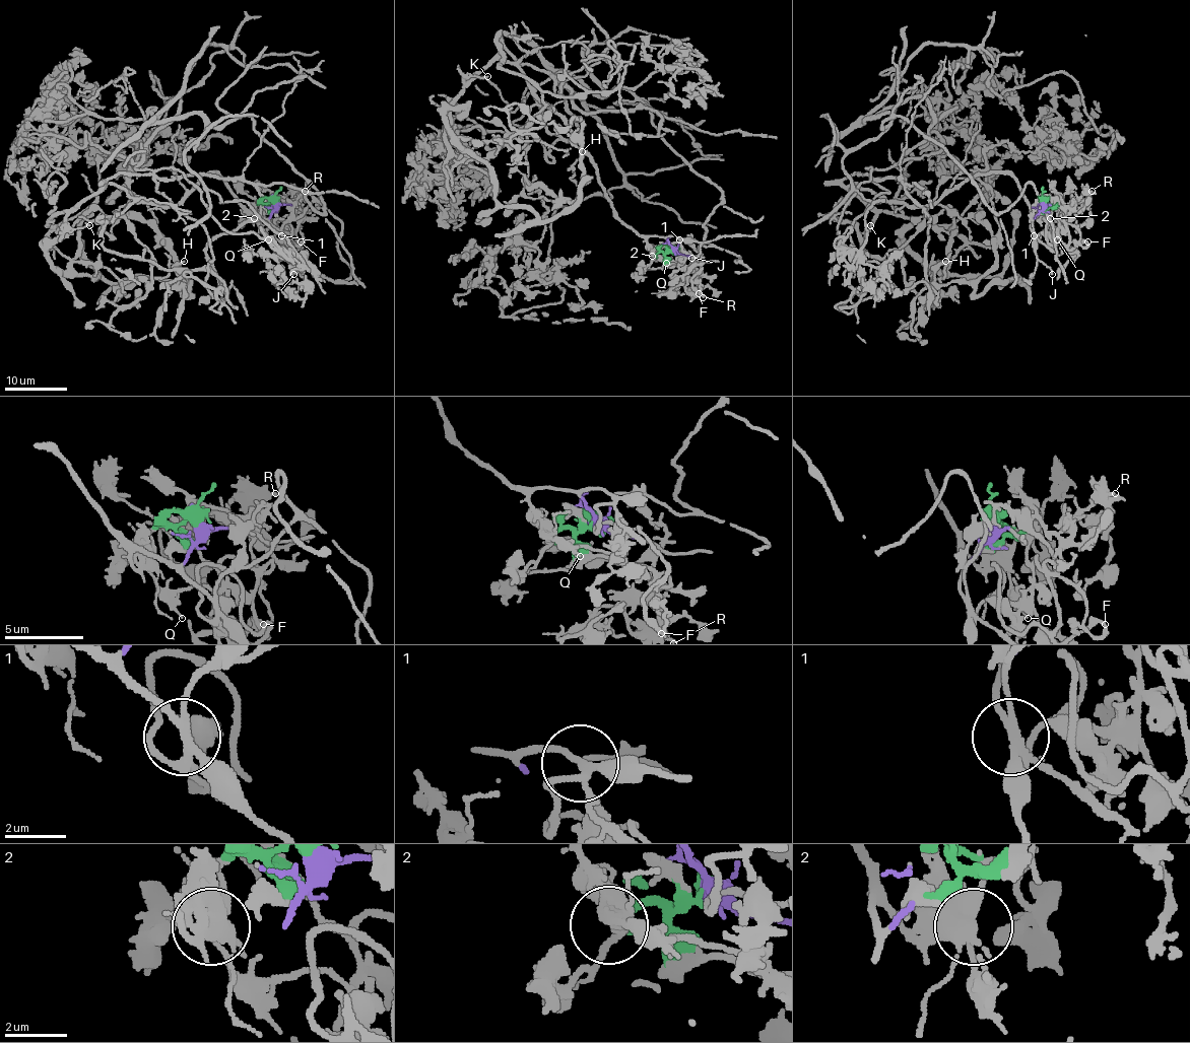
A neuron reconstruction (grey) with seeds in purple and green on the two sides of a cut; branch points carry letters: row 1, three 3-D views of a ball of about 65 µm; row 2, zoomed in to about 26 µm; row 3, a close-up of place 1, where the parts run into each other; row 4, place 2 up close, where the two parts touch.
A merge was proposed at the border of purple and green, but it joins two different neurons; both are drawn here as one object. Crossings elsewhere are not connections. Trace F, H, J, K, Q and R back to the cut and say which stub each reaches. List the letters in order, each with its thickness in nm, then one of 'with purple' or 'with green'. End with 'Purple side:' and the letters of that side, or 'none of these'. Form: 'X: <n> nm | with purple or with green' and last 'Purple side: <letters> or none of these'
F: 260 nm | with green
H: 160 nm | with purple
J: 100 nm | with purple
K: 140 nm | with purple
Q: 140 nm | with green
R: 280 nm | with green
Purple side: H, J, K

